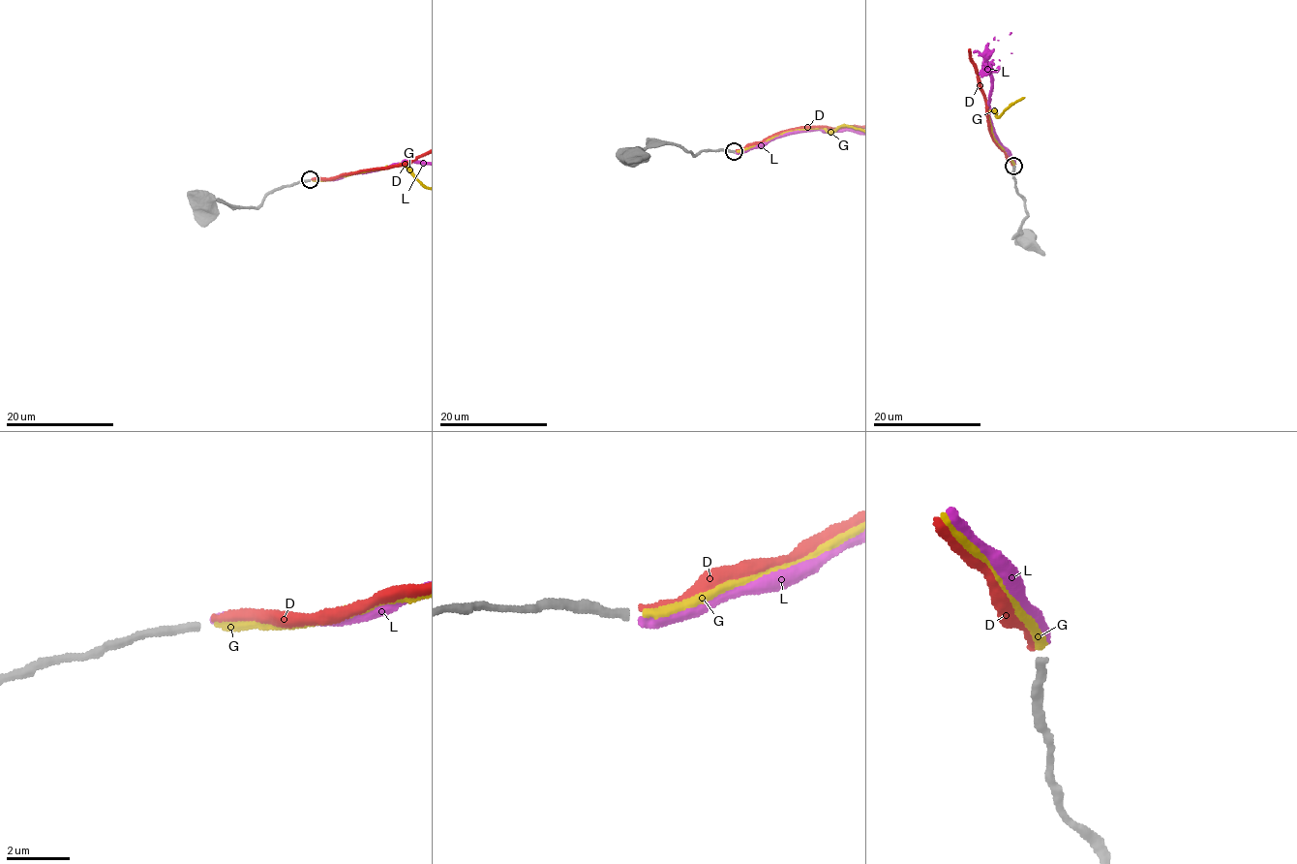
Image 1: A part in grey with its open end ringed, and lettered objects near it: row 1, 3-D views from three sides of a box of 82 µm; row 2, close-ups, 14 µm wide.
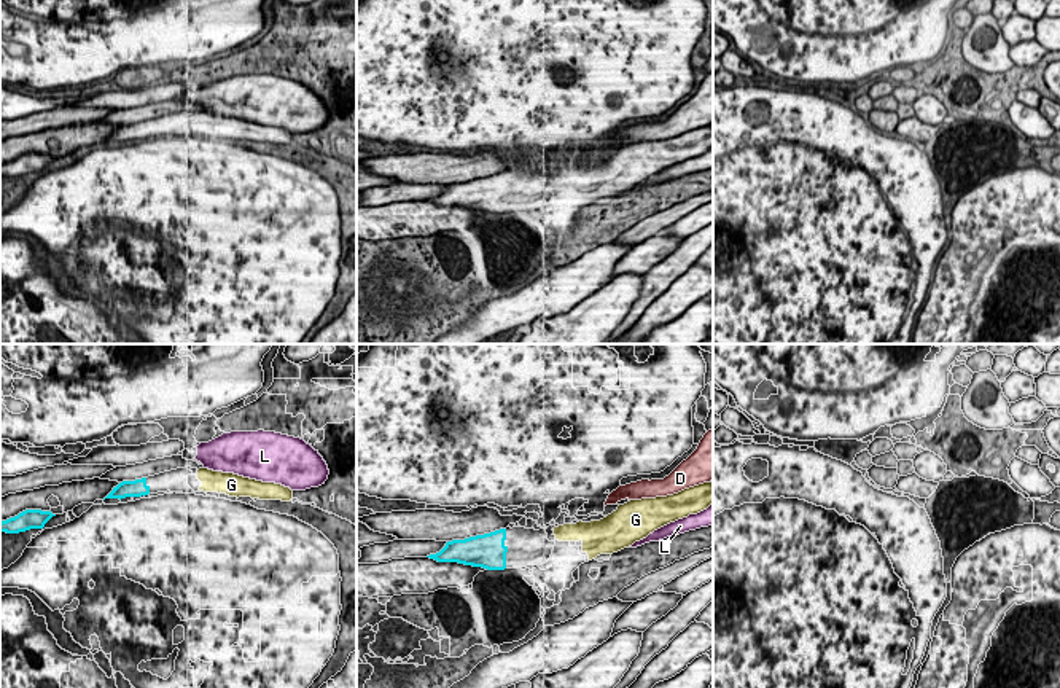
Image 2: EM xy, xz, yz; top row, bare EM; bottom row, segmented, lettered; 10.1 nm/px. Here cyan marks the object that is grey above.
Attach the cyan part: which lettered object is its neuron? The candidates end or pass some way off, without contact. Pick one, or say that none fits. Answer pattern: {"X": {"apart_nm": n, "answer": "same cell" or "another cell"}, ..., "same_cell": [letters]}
{"D": {"apart_nm": 1050, "answer": "another cell"}, "G": {"apart_nm": 480, "answer": "same cell"}, "L": {"apart_nm": 550, "answer": "another cell"}, "same_cell": ["G"]}

